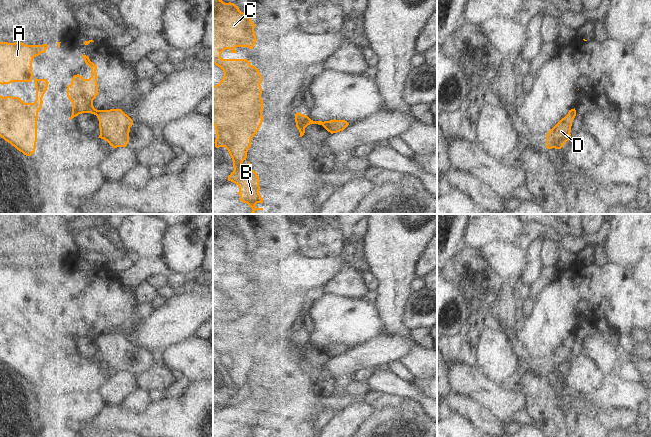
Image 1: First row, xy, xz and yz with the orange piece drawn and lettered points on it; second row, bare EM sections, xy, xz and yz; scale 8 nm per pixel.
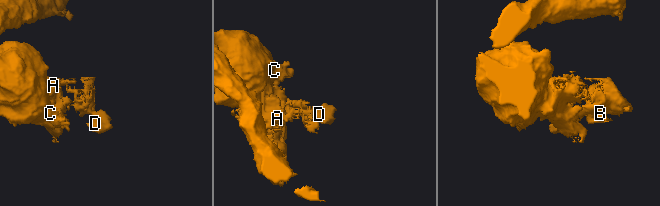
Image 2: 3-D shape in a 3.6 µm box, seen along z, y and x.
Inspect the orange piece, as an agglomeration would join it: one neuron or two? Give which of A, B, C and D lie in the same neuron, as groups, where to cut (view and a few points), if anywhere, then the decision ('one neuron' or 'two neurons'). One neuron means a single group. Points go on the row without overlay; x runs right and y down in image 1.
groups A B C / D; cut xy (101, 334), (96, 339); two neurons

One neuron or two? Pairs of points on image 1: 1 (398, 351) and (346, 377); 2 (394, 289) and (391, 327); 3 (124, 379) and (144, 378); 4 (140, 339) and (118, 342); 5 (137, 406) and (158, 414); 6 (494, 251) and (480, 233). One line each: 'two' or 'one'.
1: one
2: one
3: two
4: two
5: two
6: two

